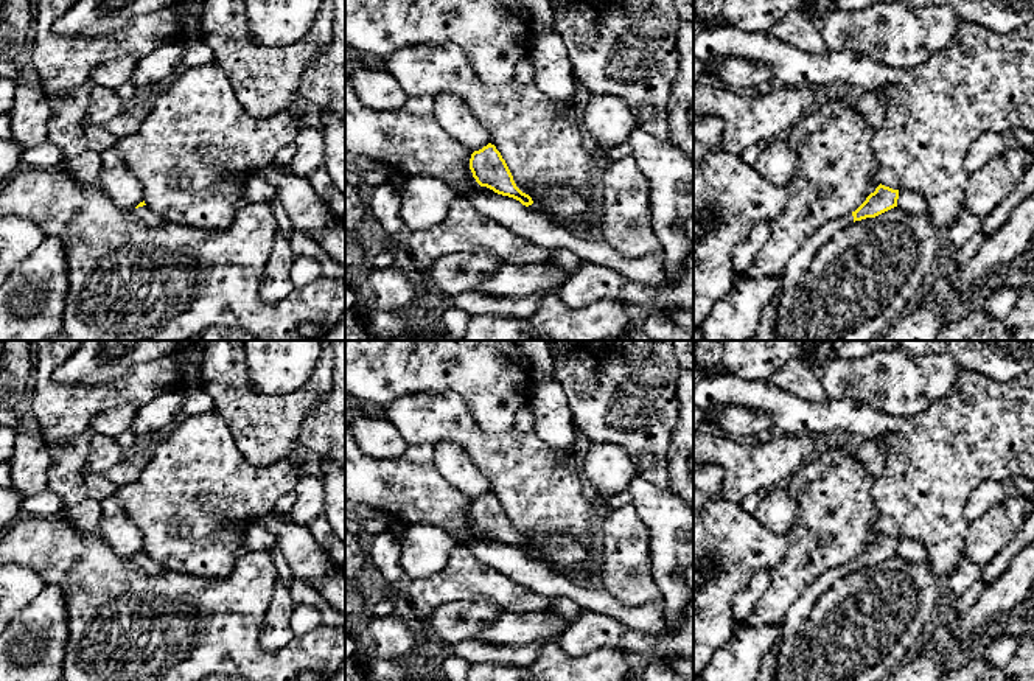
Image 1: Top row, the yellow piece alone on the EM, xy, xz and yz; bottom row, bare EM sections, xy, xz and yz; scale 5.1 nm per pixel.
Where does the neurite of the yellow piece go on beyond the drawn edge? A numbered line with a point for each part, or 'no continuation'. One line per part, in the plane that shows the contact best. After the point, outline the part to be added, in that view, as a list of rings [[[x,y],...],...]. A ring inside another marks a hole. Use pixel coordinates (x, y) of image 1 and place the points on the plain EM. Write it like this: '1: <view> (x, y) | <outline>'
1: xy (143, 562) | [[[146,554],[134,557],[134,563],[146,574],[157,575],[162,572],[160,564],[157,564],[151,557]]]

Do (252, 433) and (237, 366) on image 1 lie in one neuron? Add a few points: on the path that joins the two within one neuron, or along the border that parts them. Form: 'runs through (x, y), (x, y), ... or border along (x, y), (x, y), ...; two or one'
runs through (249, 415), (237, 401), (237, 383); one

